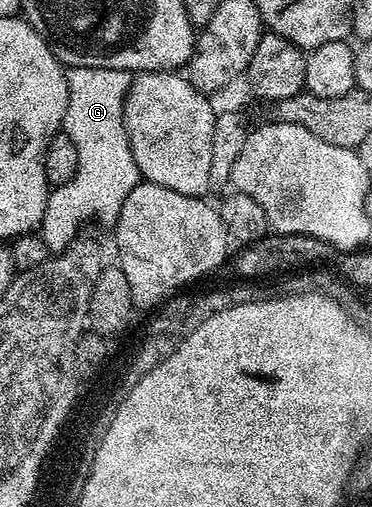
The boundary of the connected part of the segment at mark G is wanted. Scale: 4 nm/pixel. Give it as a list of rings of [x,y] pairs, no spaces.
[[[79,67],[68,70],[69,98],[63,132],[75,143],[79,167],[75,175],[67,183],[56,186],[47,199],[39,236],[45,240],[50,254],[58,255],[70,248],[78,240],[81,224],[93,216],[101,221],[116,222],[123,199],[139,184],[124,123],[124,103],[130,82],[131,73],[127,69]]]

